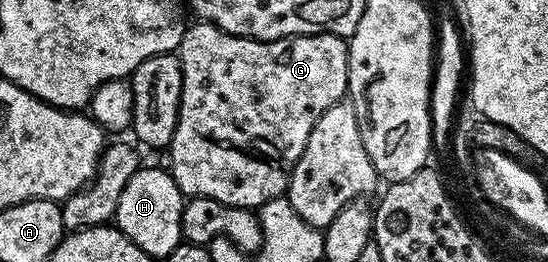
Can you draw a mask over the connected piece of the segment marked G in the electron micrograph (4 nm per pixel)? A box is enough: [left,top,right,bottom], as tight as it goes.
[170,21,348,209]

